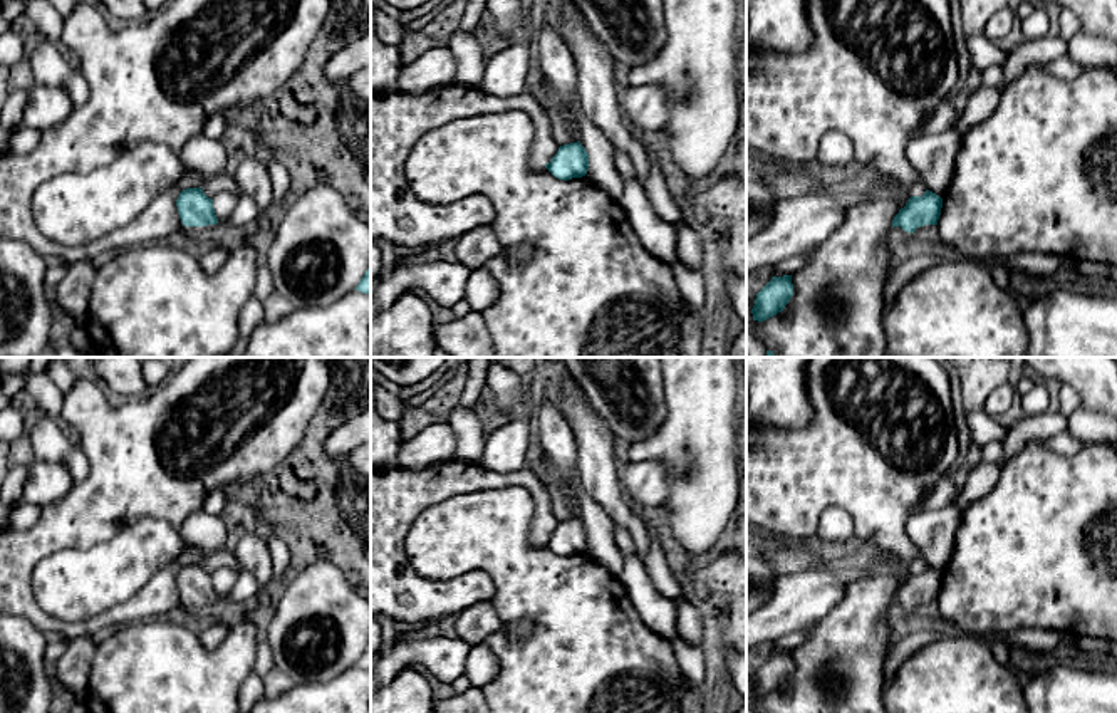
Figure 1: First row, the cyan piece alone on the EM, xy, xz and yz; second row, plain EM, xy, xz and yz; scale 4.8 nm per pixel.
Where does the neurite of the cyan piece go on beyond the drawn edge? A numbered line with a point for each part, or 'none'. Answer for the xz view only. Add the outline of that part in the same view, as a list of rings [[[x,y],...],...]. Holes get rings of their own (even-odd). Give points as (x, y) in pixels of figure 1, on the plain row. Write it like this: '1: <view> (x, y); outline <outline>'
none

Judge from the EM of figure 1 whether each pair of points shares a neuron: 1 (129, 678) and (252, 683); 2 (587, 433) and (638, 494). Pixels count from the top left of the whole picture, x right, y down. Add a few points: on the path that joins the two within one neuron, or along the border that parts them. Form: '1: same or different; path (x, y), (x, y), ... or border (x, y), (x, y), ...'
1: different; border (252, 671), (237, 695)
2: different; border (619, 478), (621, 490), (634, 509)

